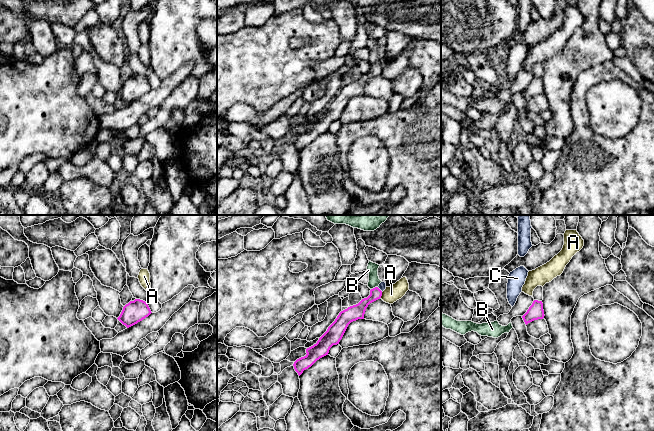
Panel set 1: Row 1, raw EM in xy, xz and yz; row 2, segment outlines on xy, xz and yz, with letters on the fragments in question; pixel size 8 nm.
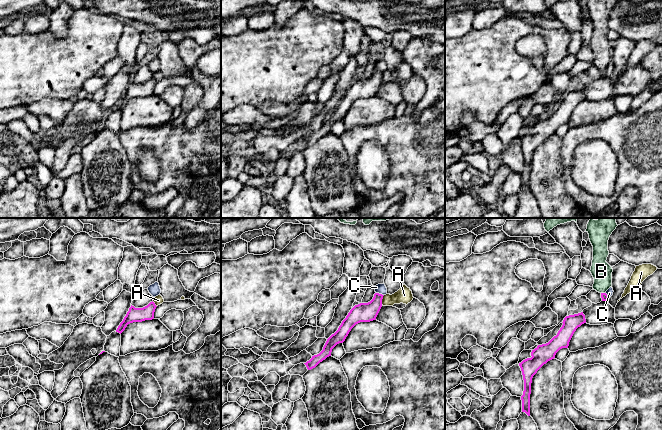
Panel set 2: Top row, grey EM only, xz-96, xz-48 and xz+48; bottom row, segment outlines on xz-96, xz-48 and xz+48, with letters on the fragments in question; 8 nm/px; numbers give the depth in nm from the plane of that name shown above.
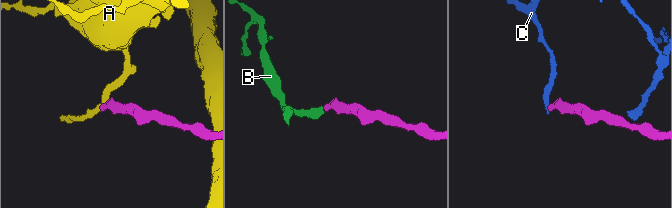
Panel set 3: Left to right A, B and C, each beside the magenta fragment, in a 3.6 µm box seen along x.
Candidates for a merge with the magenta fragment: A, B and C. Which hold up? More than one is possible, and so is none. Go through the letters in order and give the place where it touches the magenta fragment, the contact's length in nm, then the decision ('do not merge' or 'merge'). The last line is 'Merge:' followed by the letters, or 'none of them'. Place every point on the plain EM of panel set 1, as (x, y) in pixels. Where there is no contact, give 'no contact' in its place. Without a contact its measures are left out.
A: xz (381, 71) | 50 nm | do not merge
B: xz (375, 63) | 60 nm | merge
C: xz (379, 65) | 60 nm | do not merge
Merge: B

